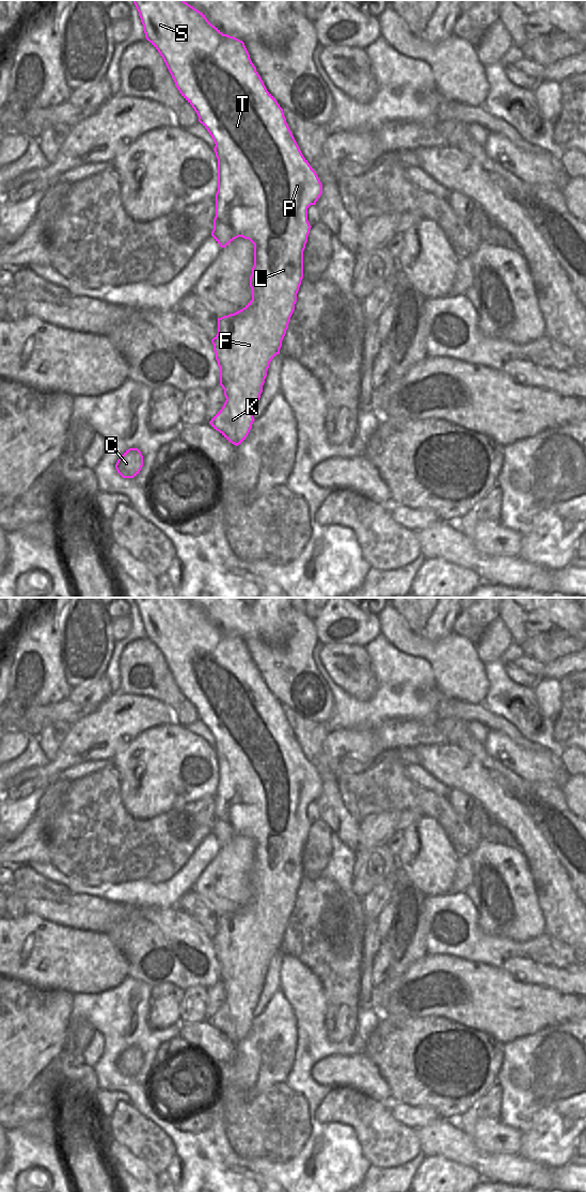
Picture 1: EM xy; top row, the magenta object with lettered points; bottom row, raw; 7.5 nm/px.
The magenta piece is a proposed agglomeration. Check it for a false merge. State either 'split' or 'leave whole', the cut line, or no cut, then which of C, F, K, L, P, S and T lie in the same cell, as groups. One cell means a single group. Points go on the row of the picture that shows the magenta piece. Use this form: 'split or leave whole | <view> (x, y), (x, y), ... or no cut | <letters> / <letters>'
leave whole | no cut | C F K L P S T

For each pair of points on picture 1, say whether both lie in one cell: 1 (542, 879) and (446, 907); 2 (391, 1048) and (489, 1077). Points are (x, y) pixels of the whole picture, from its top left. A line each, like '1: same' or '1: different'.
1: different
2: same

